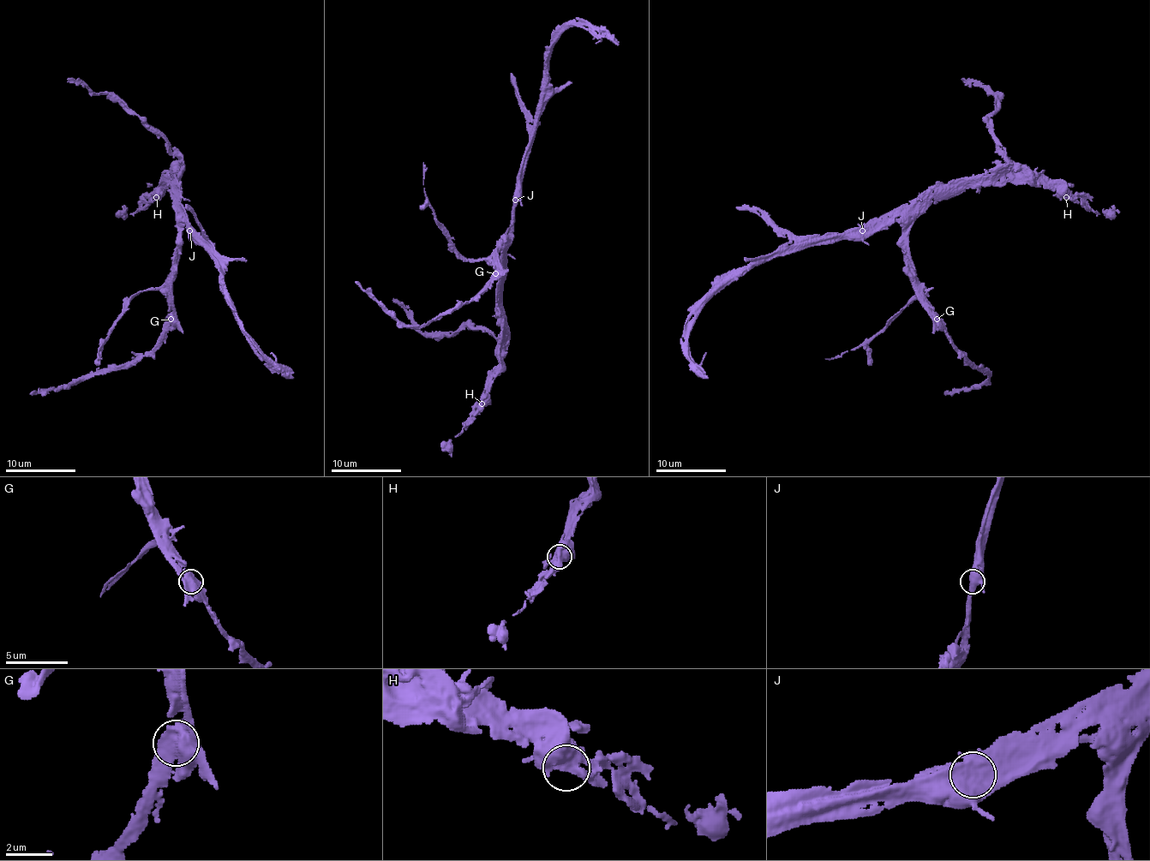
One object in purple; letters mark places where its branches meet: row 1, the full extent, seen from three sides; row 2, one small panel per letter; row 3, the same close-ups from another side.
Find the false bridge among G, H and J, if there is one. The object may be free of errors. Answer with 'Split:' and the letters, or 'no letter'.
Split: no letter

